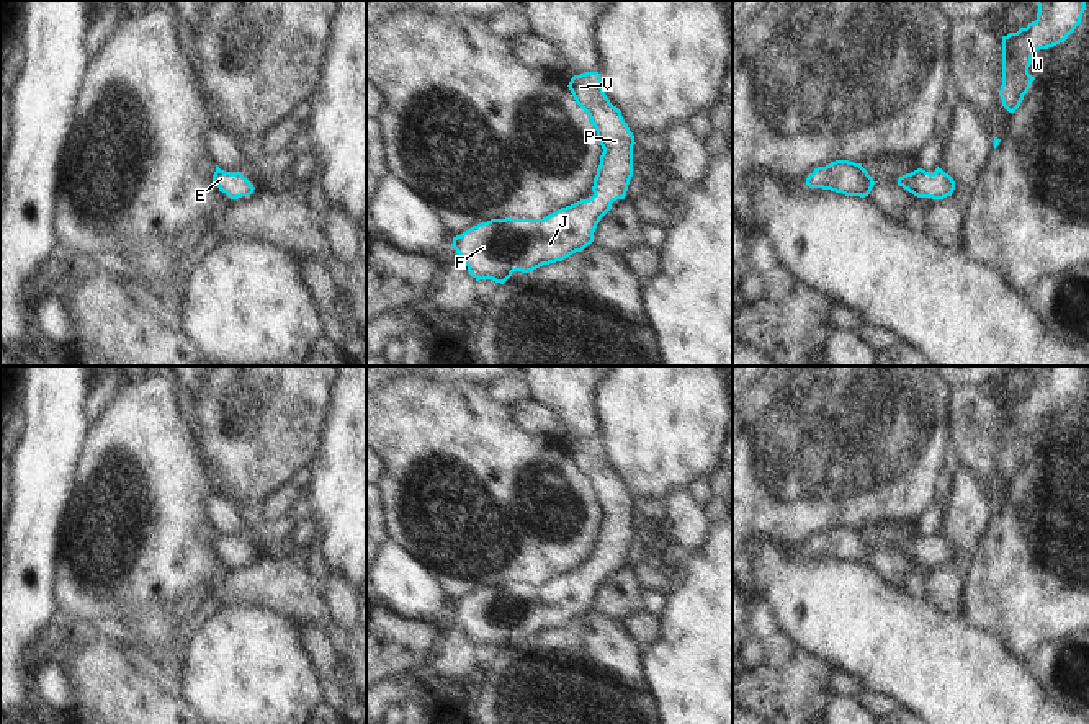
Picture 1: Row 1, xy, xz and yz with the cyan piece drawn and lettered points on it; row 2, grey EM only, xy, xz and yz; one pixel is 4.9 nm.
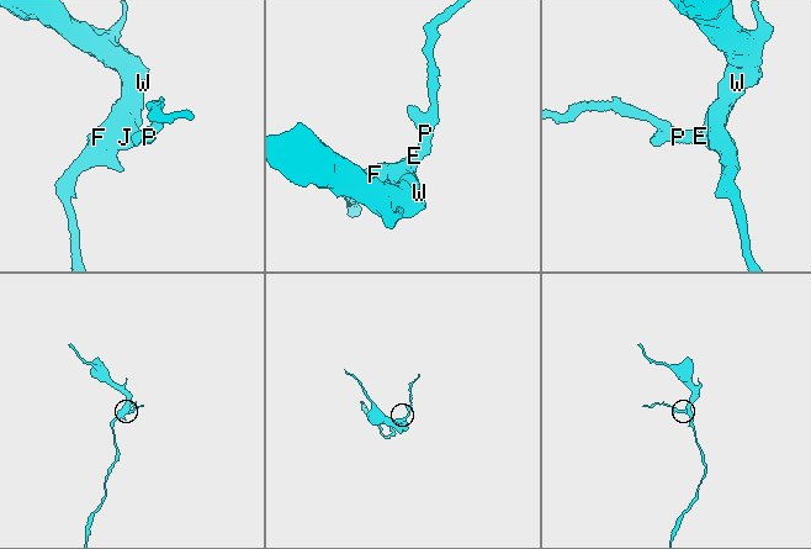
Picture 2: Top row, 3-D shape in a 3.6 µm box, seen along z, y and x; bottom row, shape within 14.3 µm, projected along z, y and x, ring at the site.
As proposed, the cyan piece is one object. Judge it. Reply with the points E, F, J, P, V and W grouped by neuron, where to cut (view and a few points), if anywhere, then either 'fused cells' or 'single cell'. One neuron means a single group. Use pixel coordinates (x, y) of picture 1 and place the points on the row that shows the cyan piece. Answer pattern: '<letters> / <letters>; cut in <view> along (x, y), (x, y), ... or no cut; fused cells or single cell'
E F J P V W; no cut; single cell

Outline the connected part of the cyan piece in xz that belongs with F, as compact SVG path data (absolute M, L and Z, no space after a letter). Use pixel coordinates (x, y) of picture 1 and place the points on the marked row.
M598 72L574 75L567 87L589 114L603 149L594 196L543 219L491 219L453 237L451 248L476 281L504 284L513 271L528 273L582 252L594 242L597 224L612 203L626 196L633 177L633 132L607 98Z

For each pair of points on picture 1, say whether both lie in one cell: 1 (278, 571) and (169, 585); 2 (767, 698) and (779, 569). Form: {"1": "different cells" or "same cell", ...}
{"1": "different cells", "2": "different cells"}

